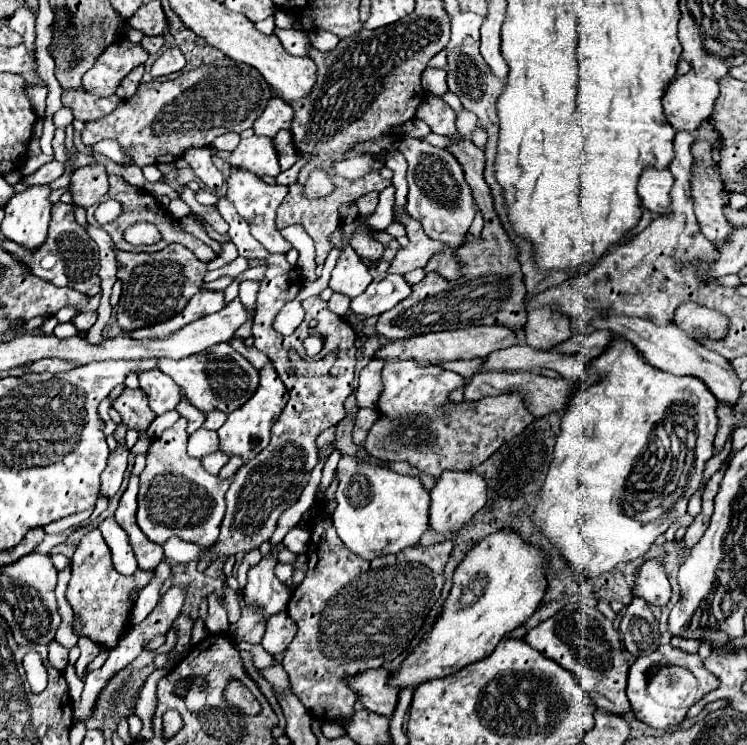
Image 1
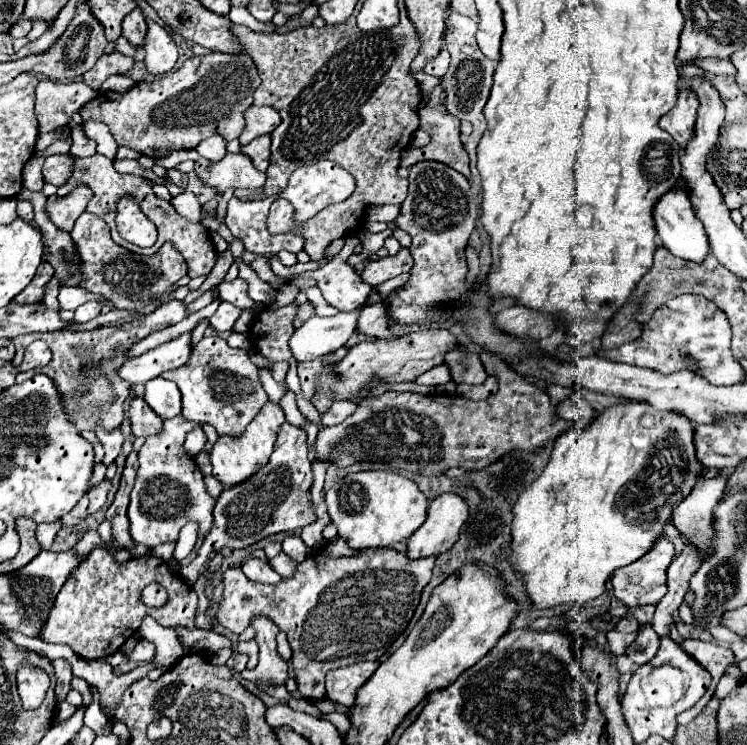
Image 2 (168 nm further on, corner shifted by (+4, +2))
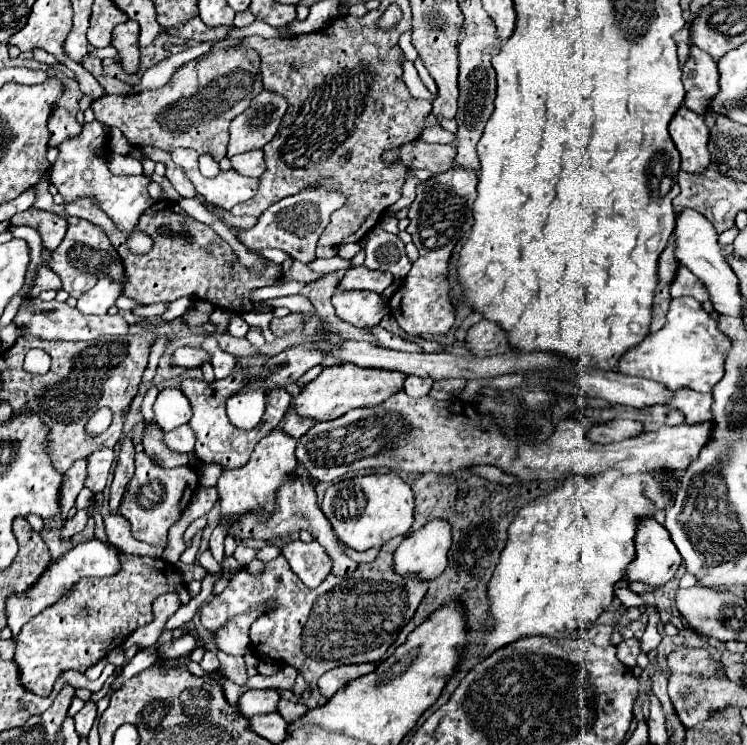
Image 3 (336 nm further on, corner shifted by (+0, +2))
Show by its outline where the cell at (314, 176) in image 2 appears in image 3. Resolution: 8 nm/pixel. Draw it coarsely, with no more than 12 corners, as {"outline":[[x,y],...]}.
{"outline":[[303,188],[239,238],[309,264],[343,194]]}

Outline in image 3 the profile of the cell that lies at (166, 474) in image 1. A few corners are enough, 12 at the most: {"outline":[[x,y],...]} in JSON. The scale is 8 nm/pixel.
{"outline":[[145,452],[119,514],[133,538],[167,546],[191,502],[193,468],[161,468]]}

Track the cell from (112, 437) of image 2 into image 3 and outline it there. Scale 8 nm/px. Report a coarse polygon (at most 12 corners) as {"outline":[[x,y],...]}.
{"outline":[[111,448],[87,456],[85,488],[103,492],[113,466]]}

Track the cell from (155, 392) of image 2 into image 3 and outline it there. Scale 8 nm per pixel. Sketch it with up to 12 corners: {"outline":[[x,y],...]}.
{"outline":[[165,388],[155,400],[155,422],[169,432],[191,418],[181,390]]}

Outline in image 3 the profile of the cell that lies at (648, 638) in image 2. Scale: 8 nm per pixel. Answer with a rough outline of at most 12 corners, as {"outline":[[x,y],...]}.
{"outline":[[661,670],[651,676],[653,694],[663,706],[665,718],[673,716],[667,694],[667,678]]}

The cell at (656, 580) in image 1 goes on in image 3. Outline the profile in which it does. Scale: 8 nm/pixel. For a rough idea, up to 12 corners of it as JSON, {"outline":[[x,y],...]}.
{"outline":[[653,516],[637,518],[627,580],[661,586],[683,562]]}

